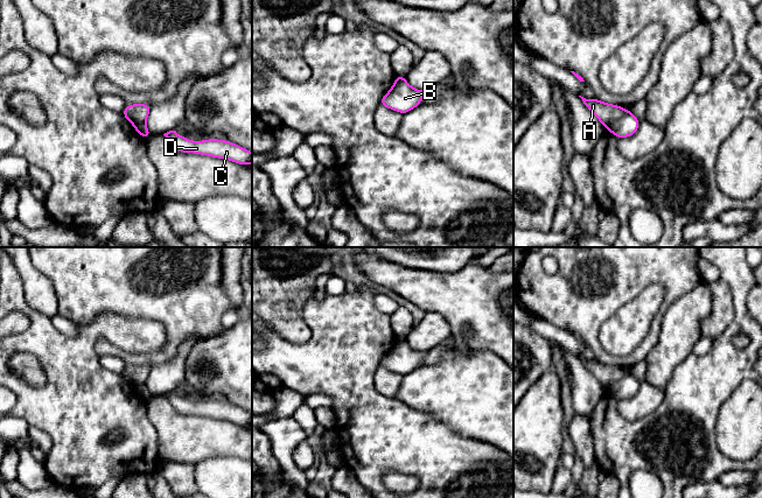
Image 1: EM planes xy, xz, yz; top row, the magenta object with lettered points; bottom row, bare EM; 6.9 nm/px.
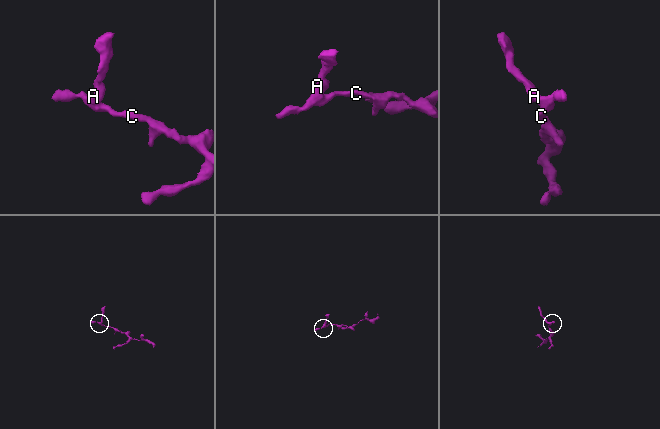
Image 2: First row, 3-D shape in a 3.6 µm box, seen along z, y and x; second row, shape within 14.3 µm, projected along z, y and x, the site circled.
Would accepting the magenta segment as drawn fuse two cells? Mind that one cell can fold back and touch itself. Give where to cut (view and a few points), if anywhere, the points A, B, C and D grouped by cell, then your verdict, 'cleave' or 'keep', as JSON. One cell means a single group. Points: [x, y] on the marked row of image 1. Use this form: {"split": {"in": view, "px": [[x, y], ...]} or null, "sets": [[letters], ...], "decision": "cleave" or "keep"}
{"split": {"in": "yz", "px": [[627, 110], [606, 127]]}, "sets": [["A"], ["B", "C", "D"]], "decision": "cleave"}

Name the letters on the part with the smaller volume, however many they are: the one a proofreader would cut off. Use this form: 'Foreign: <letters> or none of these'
Foreign: A

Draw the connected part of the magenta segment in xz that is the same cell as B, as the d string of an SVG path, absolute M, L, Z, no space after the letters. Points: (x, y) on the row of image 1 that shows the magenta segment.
M406 80L397 82L378 105L405 114L420 105L428 90L413 89Z

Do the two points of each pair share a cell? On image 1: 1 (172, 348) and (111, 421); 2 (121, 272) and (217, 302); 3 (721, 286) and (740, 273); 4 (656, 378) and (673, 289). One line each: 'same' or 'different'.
1: different
2: same
3: different
4: different

